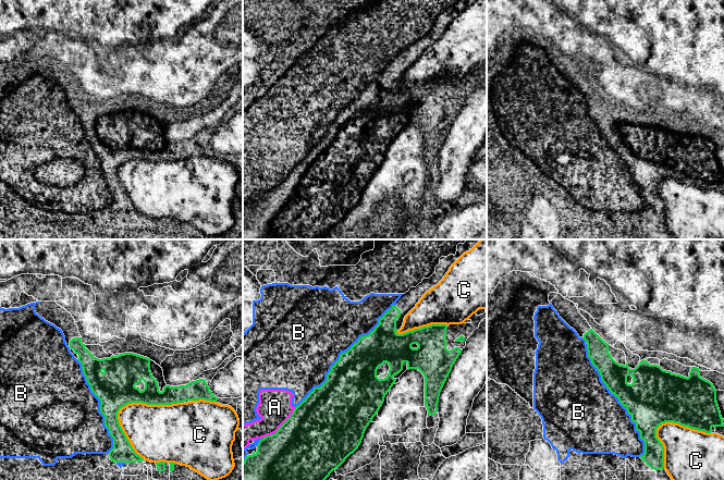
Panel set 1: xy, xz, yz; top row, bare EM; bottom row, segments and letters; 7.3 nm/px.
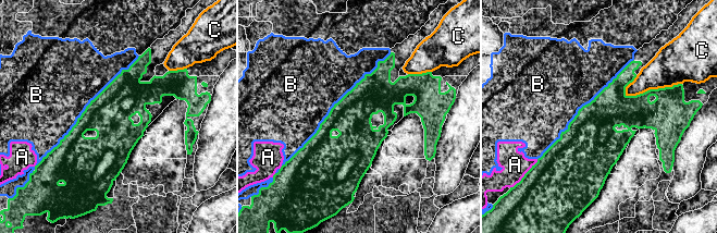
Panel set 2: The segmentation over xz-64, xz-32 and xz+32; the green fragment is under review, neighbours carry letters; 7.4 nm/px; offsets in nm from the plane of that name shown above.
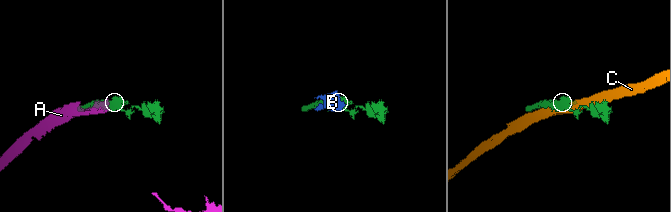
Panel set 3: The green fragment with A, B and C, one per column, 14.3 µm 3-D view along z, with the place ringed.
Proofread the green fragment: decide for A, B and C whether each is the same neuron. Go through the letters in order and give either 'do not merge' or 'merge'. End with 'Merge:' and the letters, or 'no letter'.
A: do not merge
B: do not merge
C: do not merge
Merge: no letter

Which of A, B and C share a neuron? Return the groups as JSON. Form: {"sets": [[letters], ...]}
{"sets": [["A", "B"], ["C"]]}

